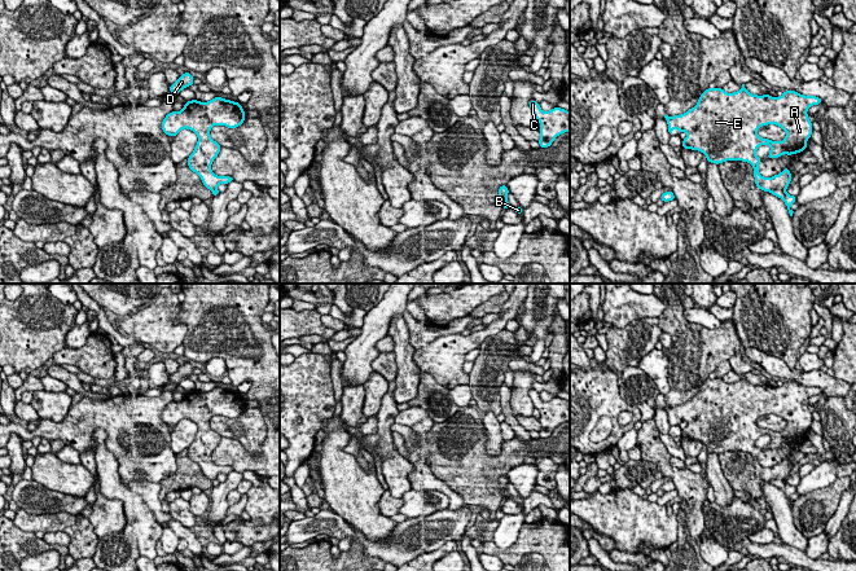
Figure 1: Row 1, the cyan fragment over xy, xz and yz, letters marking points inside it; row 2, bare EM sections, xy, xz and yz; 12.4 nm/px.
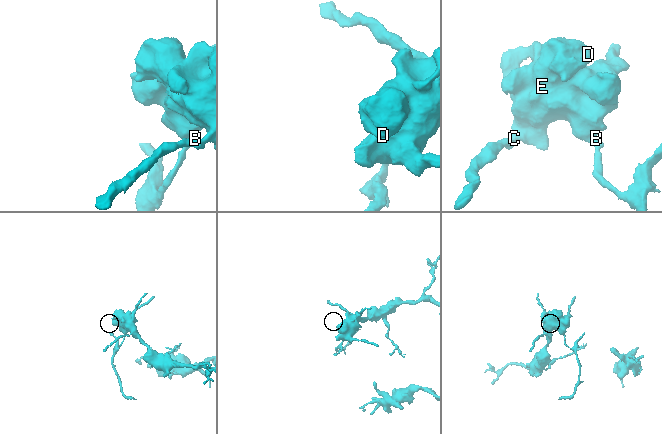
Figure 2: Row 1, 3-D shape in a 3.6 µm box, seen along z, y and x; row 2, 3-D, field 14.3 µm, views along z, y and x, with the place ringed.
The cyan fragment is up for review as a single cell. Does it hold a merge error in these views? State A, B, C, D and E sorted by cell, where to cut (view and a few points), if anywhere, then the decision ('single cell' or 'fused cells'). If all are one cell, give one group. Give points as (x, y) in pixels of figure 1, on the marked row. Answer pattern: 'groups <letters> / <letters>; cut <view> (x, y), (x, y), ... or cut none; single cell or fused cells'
groups A C D E / B; cut yz (784, 189), (769, 190); fused cells

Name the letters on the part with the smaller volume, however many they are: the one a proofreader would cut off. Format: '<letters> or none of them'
B

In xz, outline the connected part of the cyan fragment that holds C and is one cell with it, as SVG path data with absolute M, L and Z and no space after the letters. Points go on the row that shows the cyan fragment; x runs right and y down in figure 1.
M531 100L528 105L534 117L540 122L540 148L549 148L558 135L570 132L570 111L561 107L543 111L535 100Z

